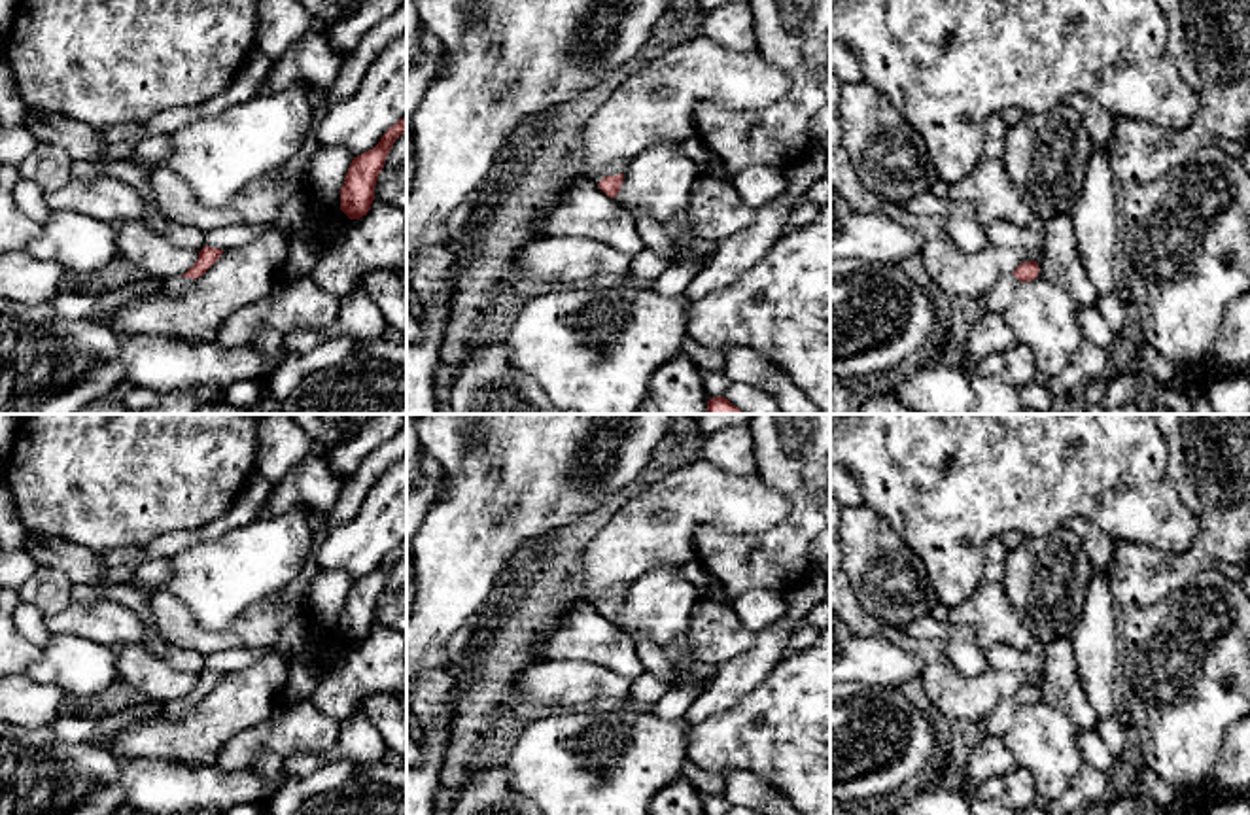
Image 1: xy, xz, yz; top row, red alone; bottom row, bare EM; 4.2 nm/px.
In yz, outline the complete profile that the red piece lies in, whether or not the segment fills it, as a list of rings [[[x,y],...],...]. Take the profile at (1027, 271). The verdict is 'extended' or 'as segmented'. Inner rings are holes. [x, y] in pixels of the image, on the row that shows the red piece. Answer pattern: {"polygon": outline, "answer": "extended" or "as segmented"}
{"polygon": [[[1027,261],[1021,263],[1012,274],[1000,276],[998,282],[983,295],[985,310],[1002,314],[1010,306],[1017,284],[1038,278],[1038,272],[1038,263]]], "answer": "extended"}

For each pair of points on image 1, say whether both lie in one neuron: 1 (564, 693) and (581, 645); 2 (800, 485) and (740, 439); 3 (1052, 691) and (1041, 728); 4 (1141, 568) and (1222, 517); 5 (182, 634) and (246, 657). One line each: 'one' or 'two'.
1: two
2: two
3: two
4: one
5: two

